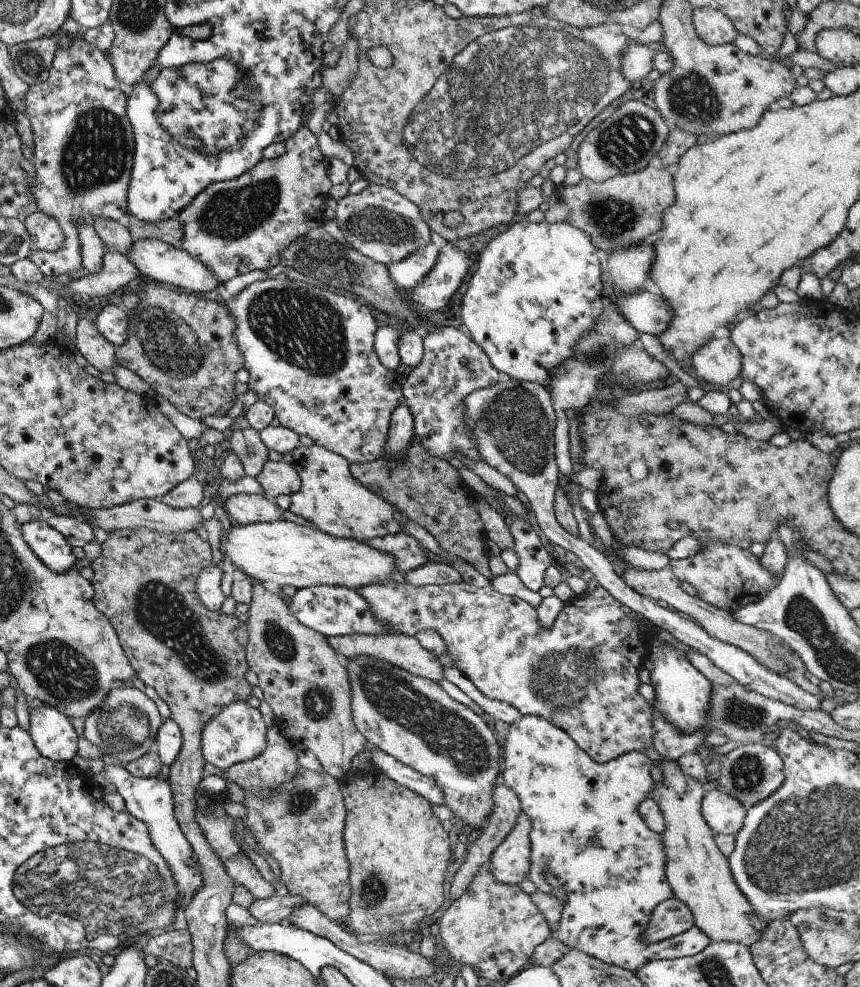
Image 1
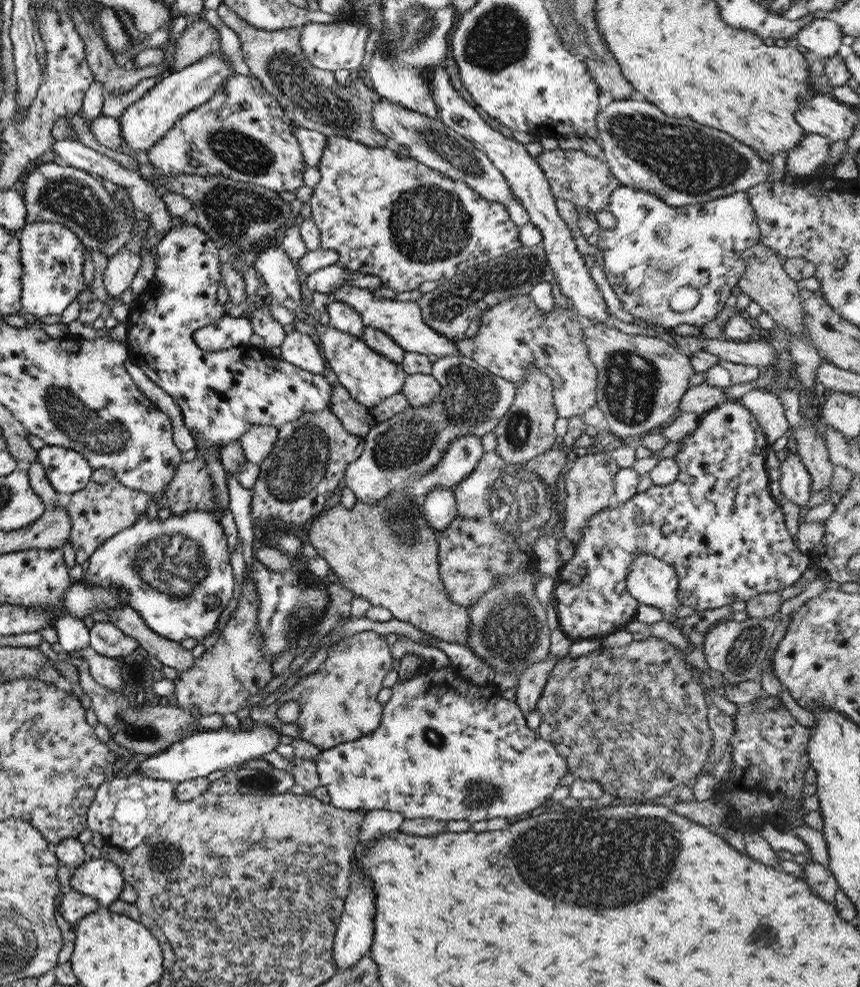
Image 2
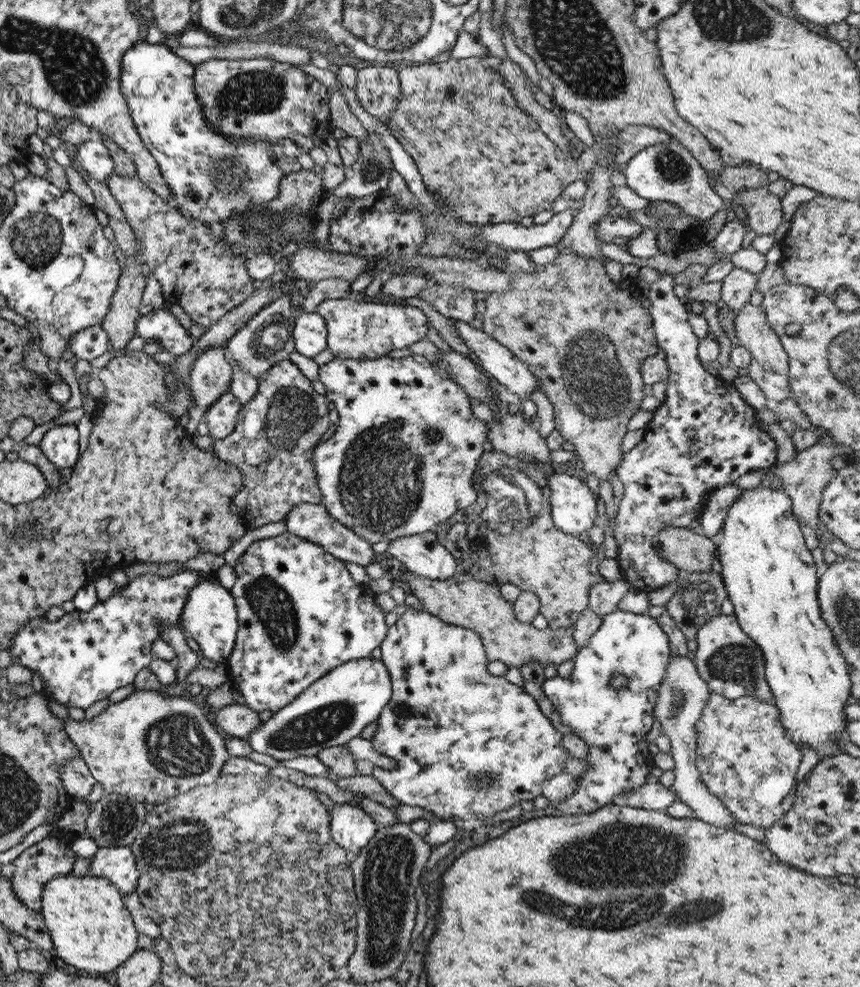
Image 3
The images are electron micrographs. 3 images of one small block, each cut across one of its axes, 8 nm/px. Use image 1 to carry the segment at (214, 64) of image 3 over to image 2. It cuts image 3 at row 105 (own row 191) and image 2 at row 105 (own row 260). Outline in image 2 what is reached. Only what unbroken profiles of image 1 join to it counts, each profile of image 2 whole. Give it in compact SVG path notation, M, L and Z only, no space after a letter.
M232 72L211 98L186 112L144 154L162 177L192 174L248 182L277 193L295 191L307 166L292 135L293 125L259 81Z

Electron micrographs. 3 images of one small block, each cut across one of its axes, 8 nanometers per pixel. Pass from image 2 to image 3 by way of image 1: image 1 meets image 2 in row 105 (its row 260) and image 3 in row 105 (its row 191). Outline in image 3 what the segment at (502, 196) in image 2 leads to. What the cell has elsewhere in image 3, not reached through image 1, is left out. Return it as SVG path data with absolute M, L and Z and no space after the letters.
M373 66L355 70L355 96L361 107L385 126L397 107L399 97L398 68Z

